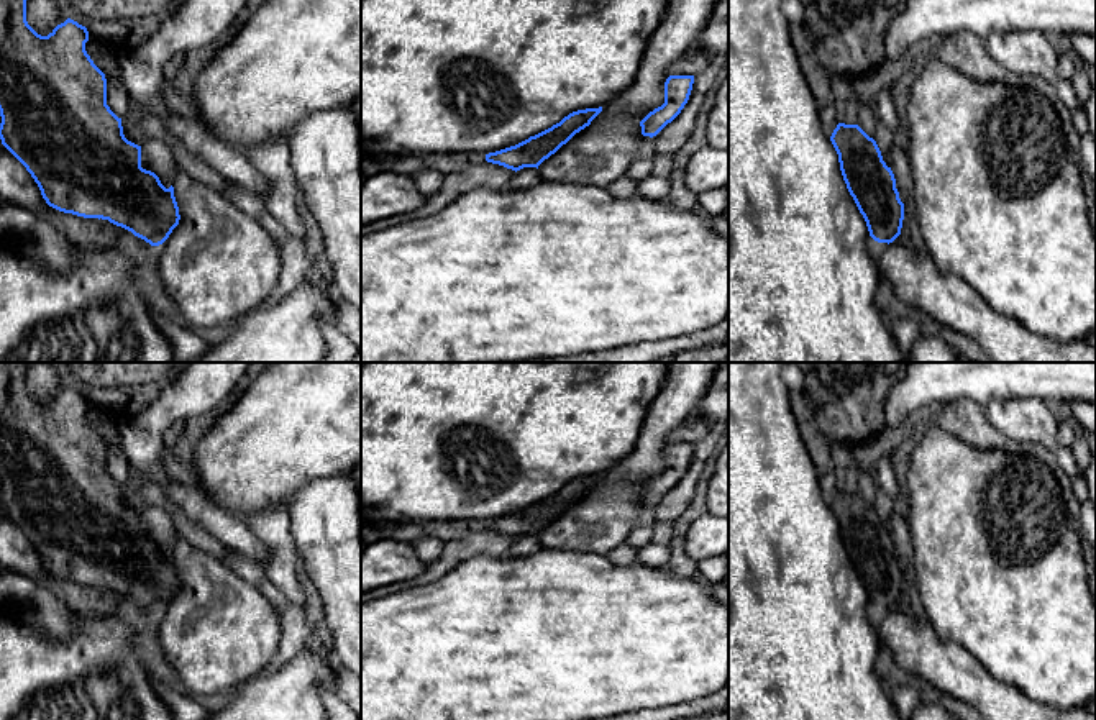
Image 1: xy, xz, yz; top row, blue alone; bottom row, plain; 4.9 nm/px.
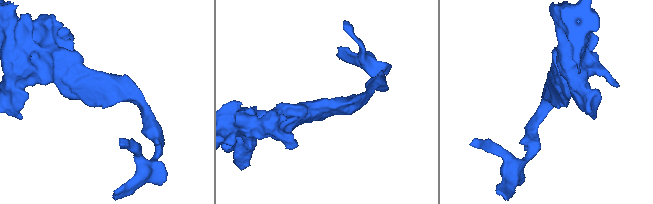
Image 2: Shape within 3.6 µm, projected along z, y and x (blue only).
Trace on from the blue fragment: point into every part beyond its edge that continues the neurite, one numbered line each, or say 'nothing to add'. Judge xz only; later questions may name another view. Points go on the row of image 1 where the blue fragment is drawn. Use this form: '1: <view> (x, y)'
nothing to add

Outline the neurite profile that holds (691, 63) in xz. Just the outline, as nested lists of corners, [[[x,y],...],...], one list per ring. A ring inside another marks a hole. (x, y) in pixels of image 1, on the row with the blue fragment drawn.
[[[694,46],[686,51],[676,62],[671,64],[669,75],[697,75],[710,66],[714,56]]]

